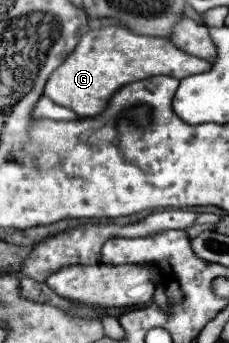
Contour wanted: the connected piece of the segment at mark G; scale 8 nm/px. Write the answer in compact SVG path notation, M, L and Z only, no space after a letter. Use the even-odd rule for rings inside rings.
M106 25L104 29L90 29L82 35L78 47L50 75L44 87L44 95L48 95L58 105L72 109L80 117L96 117L104 113L110 97L122 85L154 75L170 75L176 79L184 79L192 73L206 73L210 67L212 65L208 61L184 53L170 39L136 35L126 27Z

